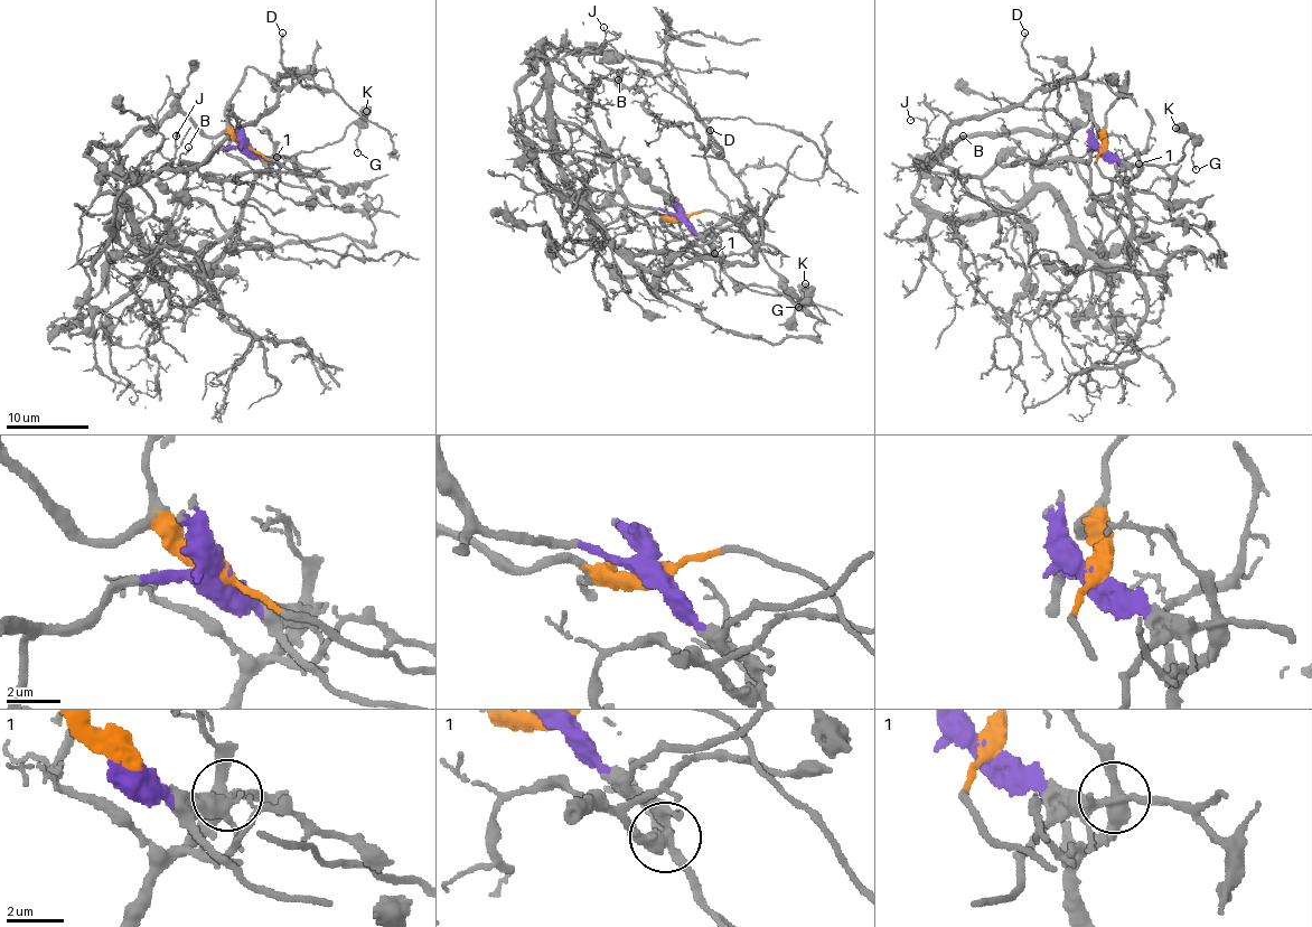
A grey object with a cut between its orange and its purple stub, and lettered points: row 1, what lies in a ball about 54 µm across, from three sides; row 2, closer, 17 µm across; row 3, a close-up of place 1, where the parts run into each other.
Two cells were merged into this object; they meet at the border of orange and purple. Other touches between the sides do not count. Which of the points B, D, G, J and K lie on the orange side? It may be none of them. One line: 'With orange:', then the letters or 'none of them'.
With orange: B, D, J

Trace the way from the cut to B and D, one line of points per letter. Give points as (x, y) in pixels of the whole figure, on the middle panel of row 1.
B: (682, 217), (640, 216), (615, 202), (567, 197), (523, 142), (517, 87), (545, 59), (586, 49), (618, 81)
D: (682, 217), (661, 221), (682, 239), (711, 231), (729, 214), (704, 155), (713, 149), (723, 156), (711, 130)

